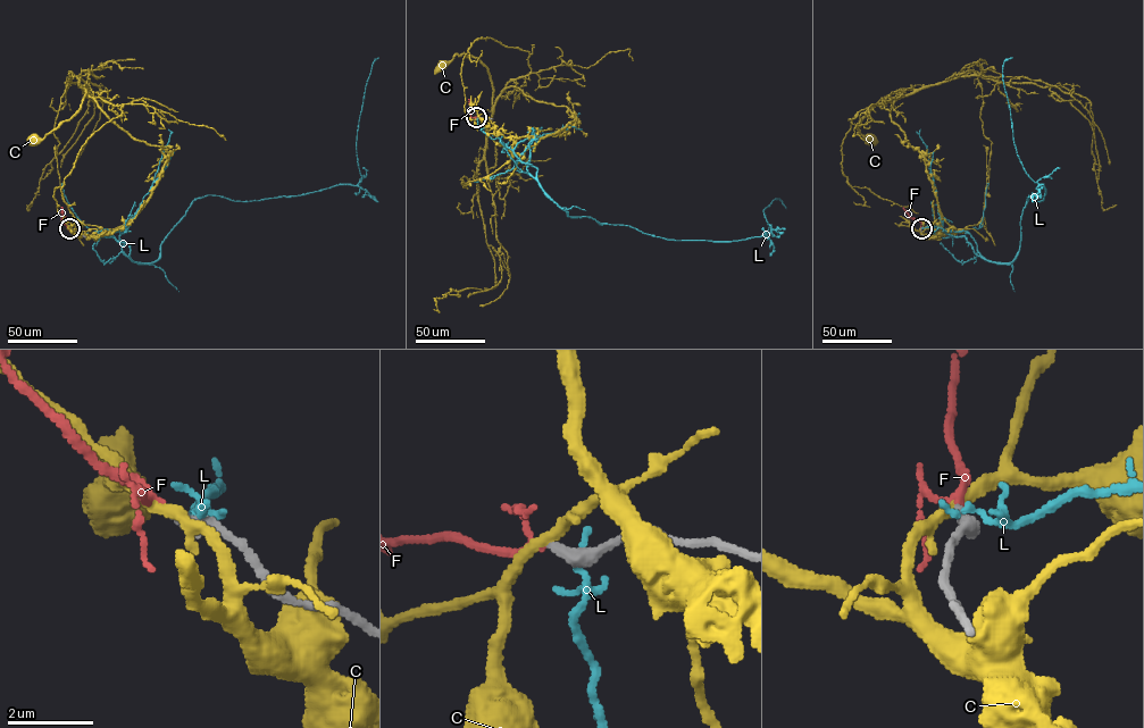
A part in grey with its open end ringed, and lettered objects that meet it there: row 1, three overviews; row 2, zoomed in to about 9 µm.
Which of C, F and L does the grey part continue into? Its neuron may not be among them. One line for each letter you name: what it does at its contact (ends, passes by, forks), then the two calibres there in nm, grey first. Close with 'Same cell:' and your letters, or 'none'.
F: it passes by; 360 nm thick on the grey side, 150 nm on the other
Same cell: F

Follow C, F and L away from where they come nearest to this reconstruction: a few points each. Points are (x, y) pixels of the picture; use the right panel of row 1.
C: (921, 228), (940, 236), (941, 212), (891, 117), (913, 90), (861, 119), (869, 139)
F: (921, 228), (921, 223), (902, 207)
L: (921, 228), (965, 236), (988, 260), (1016, 257), (1028, 195), (1045, 189), (1015, 144), (1012, 58)

